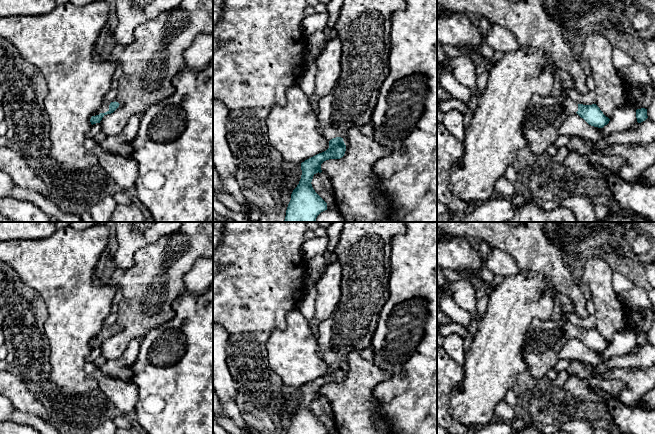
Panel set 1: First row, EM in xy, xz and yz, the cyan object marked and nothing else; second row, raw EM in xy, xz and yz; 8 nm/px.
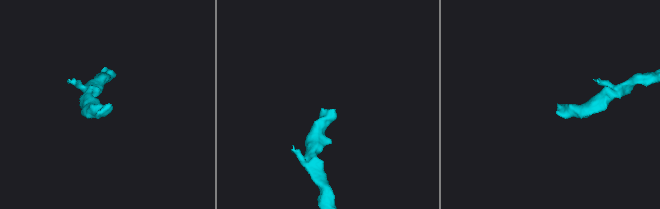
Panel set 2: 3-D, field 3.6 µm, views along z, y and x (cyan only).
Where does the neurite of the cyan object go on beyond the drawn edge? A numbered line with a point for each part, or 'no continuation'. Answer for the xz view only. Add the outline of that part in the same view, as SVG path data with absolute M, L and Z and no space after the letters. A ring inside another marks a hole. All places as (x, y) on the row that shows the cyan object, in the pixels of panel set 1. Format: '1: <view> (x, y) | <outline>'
1: xz (364, 26) | M344 0L334 26L342 43L342 71L339 80L329 95L319 98L317 131L327 140L343 138L352 128L372 122L372 115L378 100L379 89L389 74L391 49L391 17L406 7L406 0Z

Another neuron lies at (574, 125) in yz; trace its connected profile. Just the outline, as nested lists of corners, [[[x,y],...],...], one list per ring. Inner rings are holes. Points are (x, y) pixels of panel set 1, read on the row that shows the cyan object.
[[[577,113],[568,116],[565,122],[558,129],[559,136],[578,136],[591,142],[598,142],[606,136],[602,134],[602,128],[589,125]]]

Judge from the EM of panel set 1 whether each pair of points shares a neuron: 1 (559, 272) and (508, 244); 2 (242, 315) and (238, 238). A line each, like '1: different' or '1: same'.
1: same
2: same

